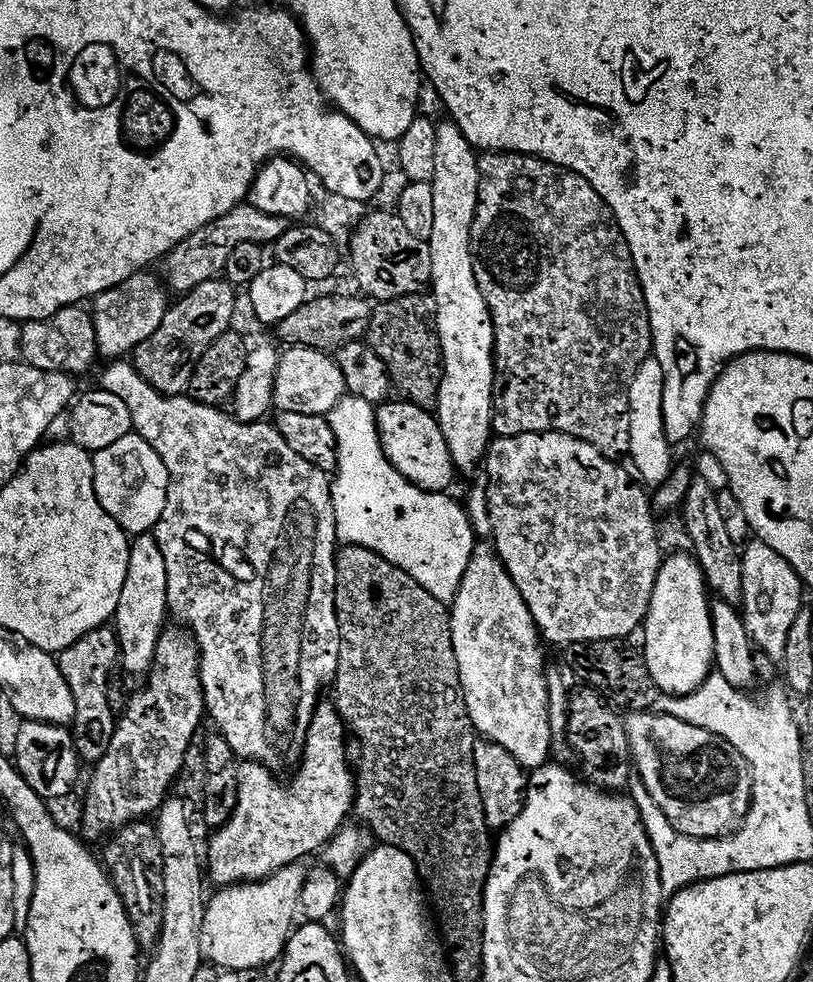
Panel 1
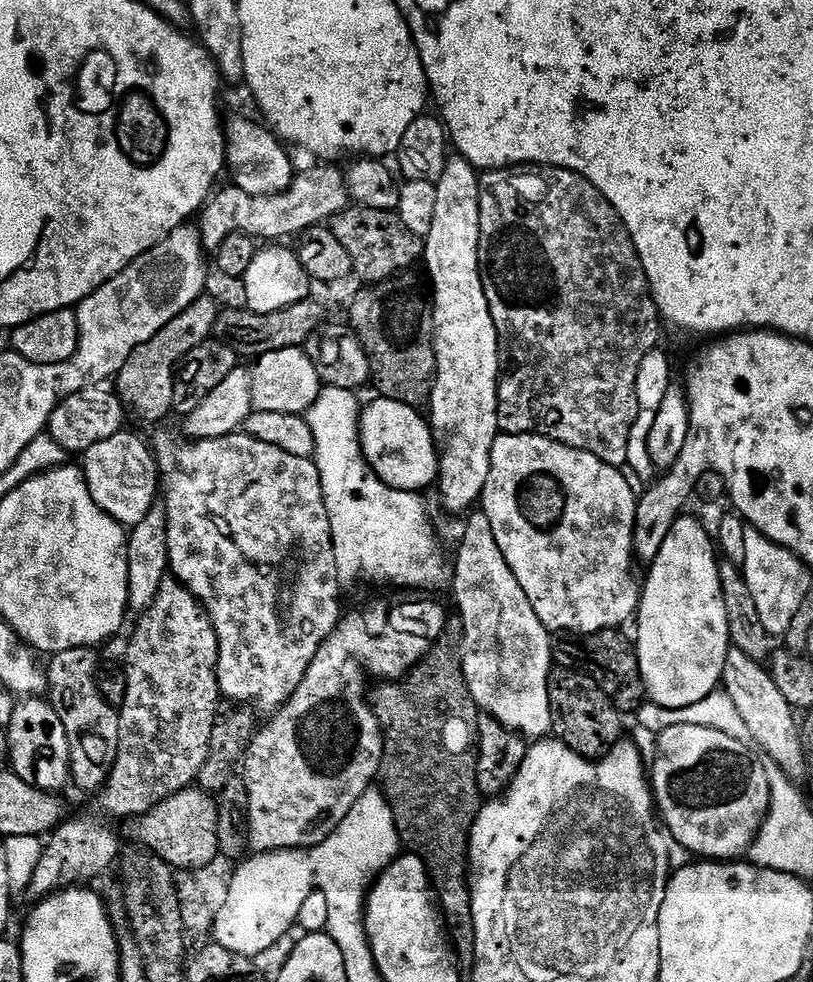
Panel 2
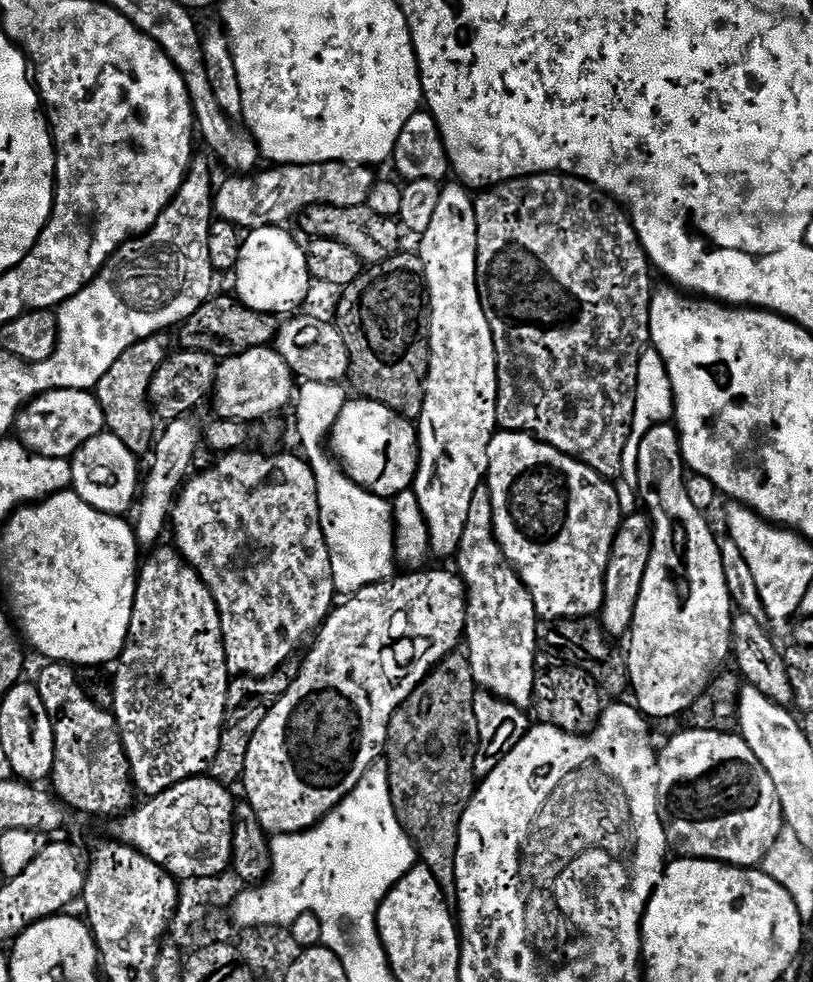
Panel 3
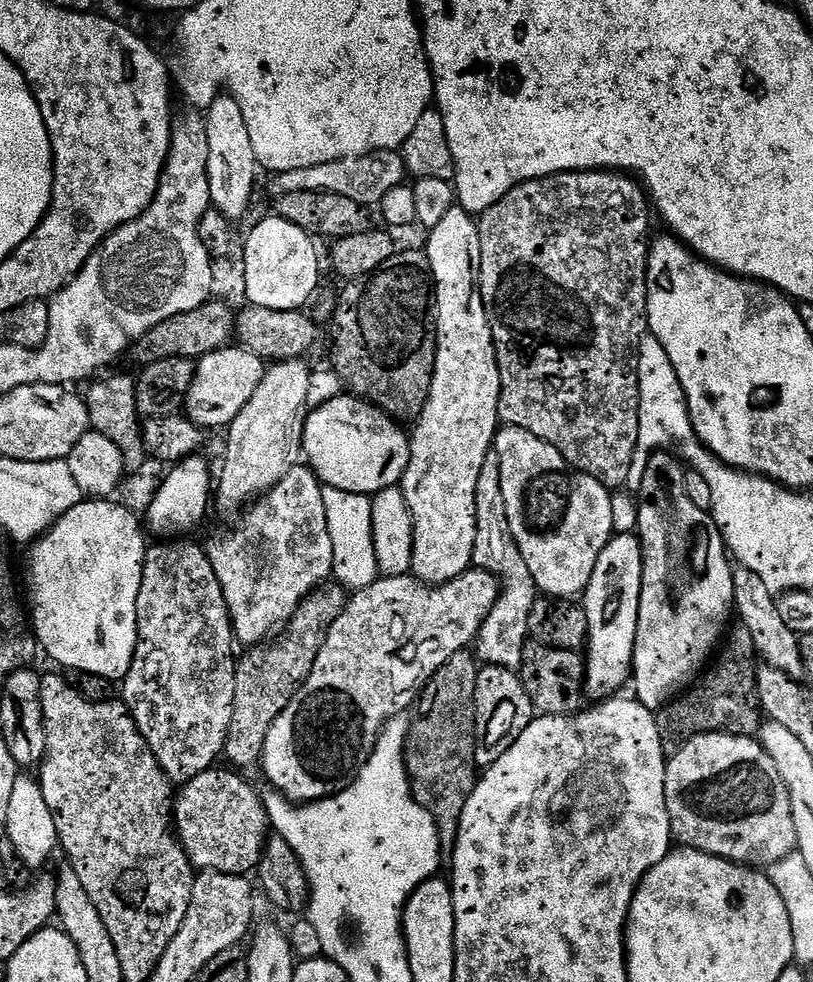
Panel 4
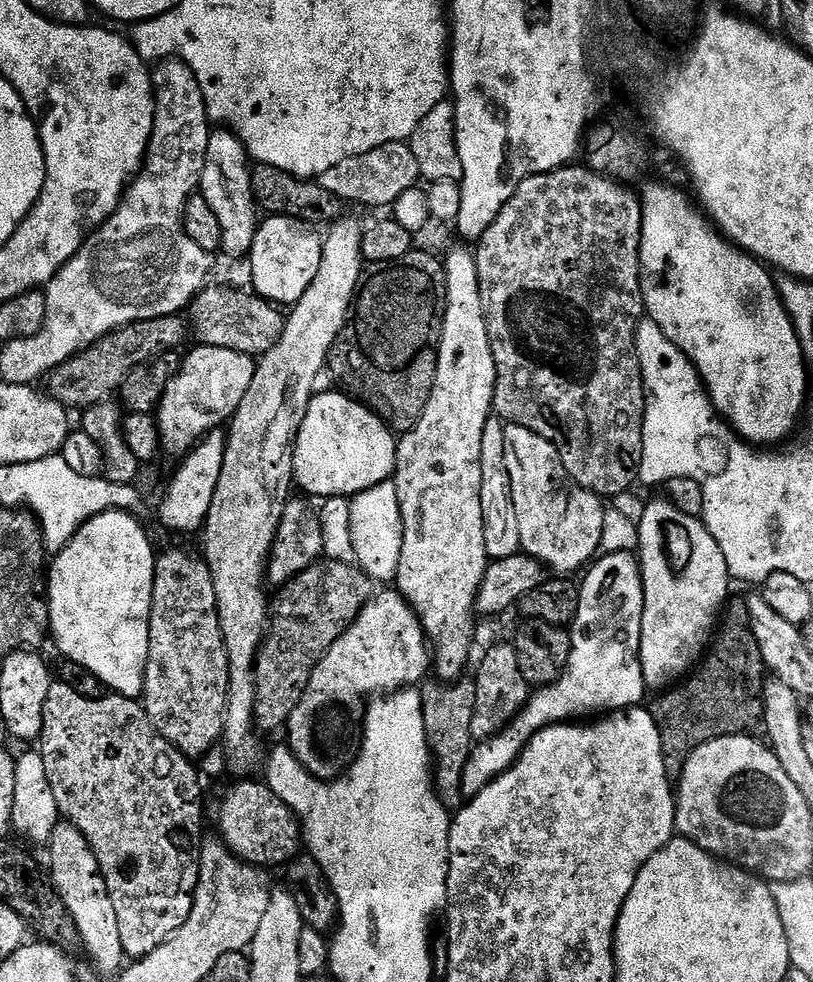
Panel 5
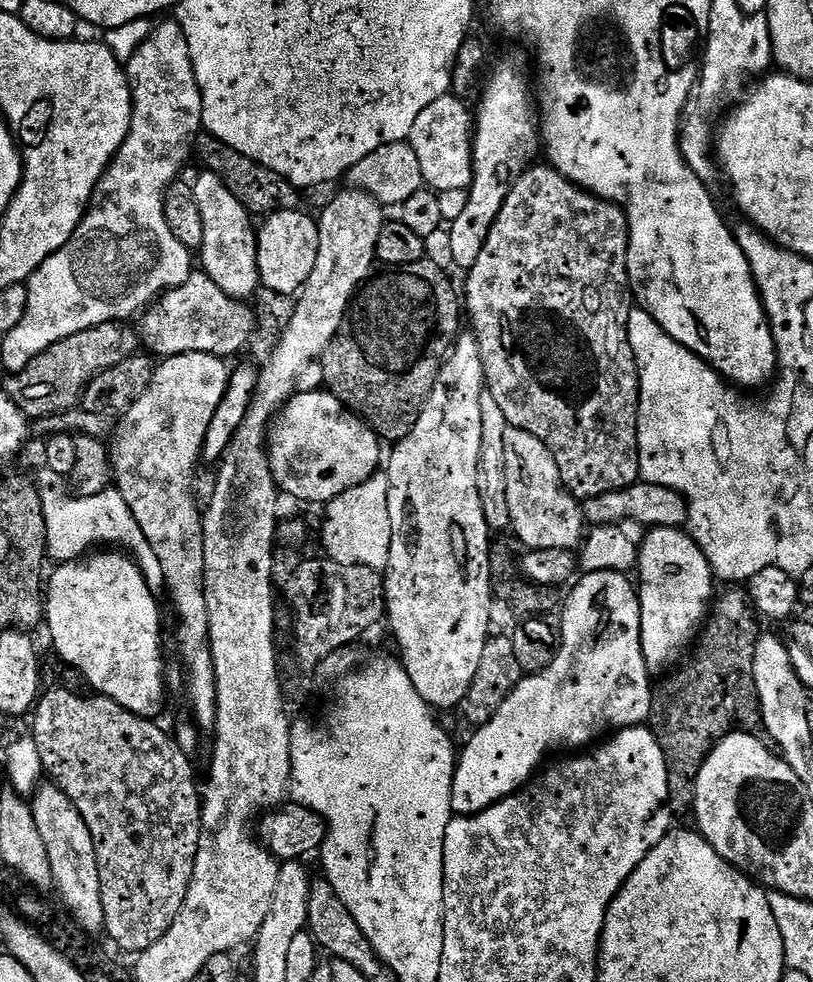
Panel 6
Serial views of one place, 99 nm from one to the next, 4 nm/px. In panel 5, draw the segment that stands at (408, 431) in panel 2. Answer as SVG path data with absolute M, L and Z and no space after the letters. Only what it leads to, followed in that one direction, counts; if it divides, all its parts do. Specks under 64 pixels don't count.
M317 391L312 397L312 401L308 404L306 410L306 418L302 418L302 426L296 435L296 443L292 445L292 479L297 489L301 488L304 492L309 492L312 496L320 496L319 498L351 498L359 495L360 492L370 490L371 487L378 486L383 480L392 480L396 470L396 445L397 437L391 428L372 411L371 408L360 403L358 400L352 399L351 396L343 391L336 392L320 392Z

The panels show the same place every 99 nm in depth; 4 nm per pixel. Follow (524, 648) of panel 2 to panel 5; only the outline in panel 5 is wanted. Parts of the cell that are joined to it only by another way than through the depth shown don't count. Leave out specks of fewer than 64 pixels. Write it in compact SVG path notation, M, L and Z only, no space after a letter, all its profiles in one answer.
M493 414L486 422L486 430L482 434L482 522L484 523L484 546L489 561L505 560L521 551L518 534L518 518L511 501L511 482L506 468L505 421Z

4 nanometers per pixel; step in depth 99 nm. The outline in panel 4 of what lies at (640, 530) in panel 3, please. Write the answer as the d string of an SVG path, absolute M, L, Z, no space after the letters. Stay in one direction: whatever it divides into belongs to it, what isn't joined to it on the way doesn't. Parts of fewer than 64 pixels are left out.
M616 534L598 554L598 566L590 574L590 582L582 593L582 607L588 623L588 664L582 668L582 688L593 696L593 701L603 702L615 697L632 674L632 655L638 634L638 614L642 594L644 555L640 538L636 534Z

